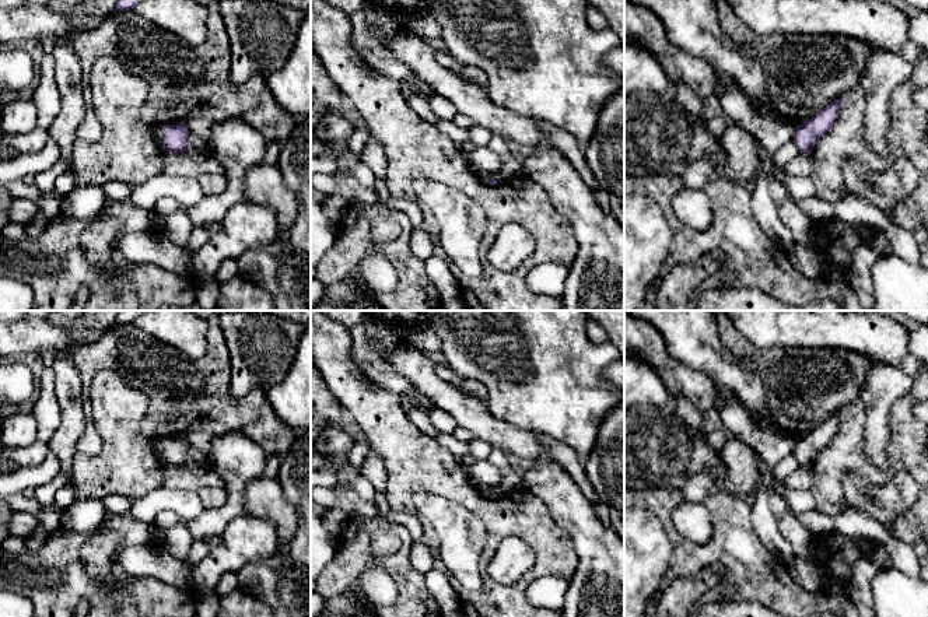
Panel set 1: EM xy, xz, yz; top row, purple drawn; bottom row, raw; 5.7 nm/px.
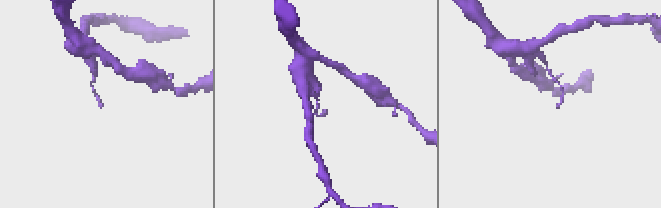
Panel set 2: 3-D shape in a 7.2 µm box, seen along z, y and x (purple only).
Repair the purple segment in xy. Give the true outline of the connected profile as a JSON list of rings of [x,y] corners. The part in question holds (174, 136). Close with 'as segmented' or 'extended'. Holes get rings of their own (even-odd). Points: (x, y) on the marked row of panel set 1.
[[[183,123],[162,125],[160,127],[167,151],[171,153],[186,151],[188,127]]] | as segmented

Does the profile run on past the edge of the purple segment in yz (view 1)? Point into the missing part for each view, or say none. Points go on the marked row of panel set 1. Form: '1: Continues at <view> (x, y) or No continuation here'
1: No continuation here

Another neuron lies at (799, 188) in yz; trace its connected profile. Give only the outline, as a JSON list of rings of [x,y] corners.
[[[788,175],[782,186],[788,193],[788,197],[794,201],[808,200],[816,194],[815,183],[810,176]]]

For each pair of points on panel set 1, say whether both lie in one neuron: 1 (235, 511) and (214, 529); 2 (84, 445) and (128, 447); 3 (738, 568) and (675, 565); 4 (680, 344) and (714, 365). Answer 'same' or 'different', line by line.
1: same
2: different
3: same
4: same

